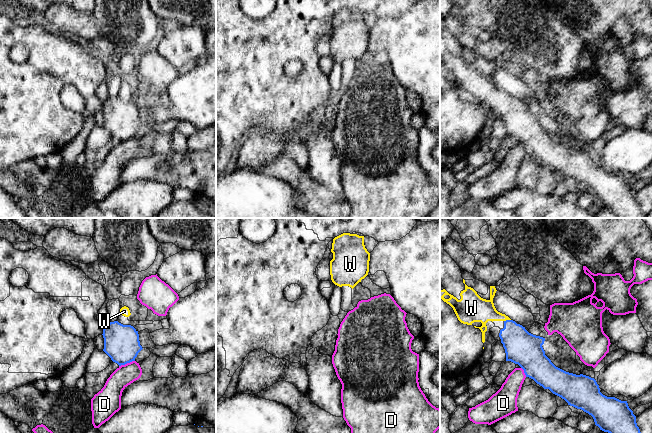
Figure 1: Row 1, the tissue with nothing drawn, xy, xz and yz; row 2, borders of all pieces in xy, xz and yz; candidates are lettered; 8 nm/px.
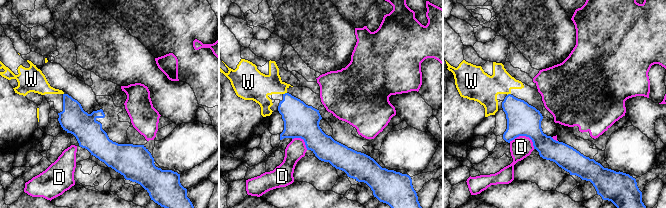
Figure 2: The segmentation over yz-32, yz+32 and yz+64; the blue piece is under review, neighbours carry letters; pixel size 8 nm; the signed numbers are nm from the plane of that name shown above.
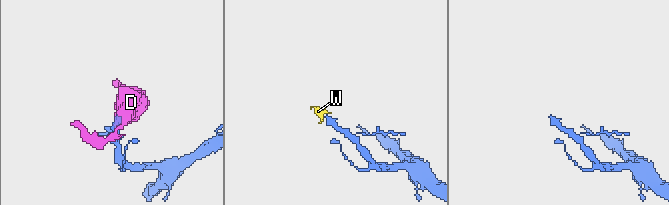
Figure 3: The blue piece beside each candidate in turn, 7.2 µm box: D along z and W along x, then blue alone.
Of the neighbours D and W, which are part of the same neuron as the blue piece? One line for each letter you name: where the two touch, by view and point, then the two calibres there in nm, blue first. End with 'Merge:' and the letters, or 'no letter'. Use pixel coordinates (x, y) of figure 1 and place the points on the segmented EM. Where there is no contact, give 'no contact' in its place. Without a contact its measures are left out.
W: yz (507, 320) | 280/190 nm
Merge: W

